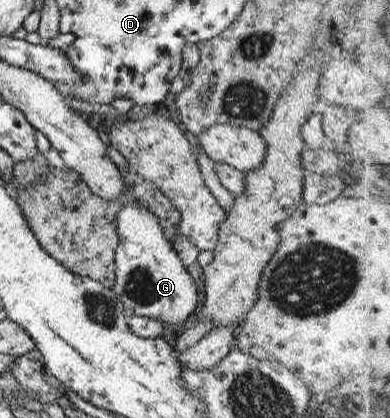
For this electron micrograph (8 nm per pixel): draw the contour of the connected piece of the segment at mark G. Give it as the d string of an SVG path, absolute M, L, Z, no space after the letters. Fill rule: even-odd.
M128 199L123 202L116 213L115 230L118 242L114 251L115 282L111 290L126 310L132 310L136 316L159 320L166 334L175 335L180 332L176 326L182 326L186 316L190 316L190 312L196 308L198 292L196 292L196 284L186 271L186 267L182 265L176 251L172 249L171 242L164 236L157 218L147 210L149 208Z

